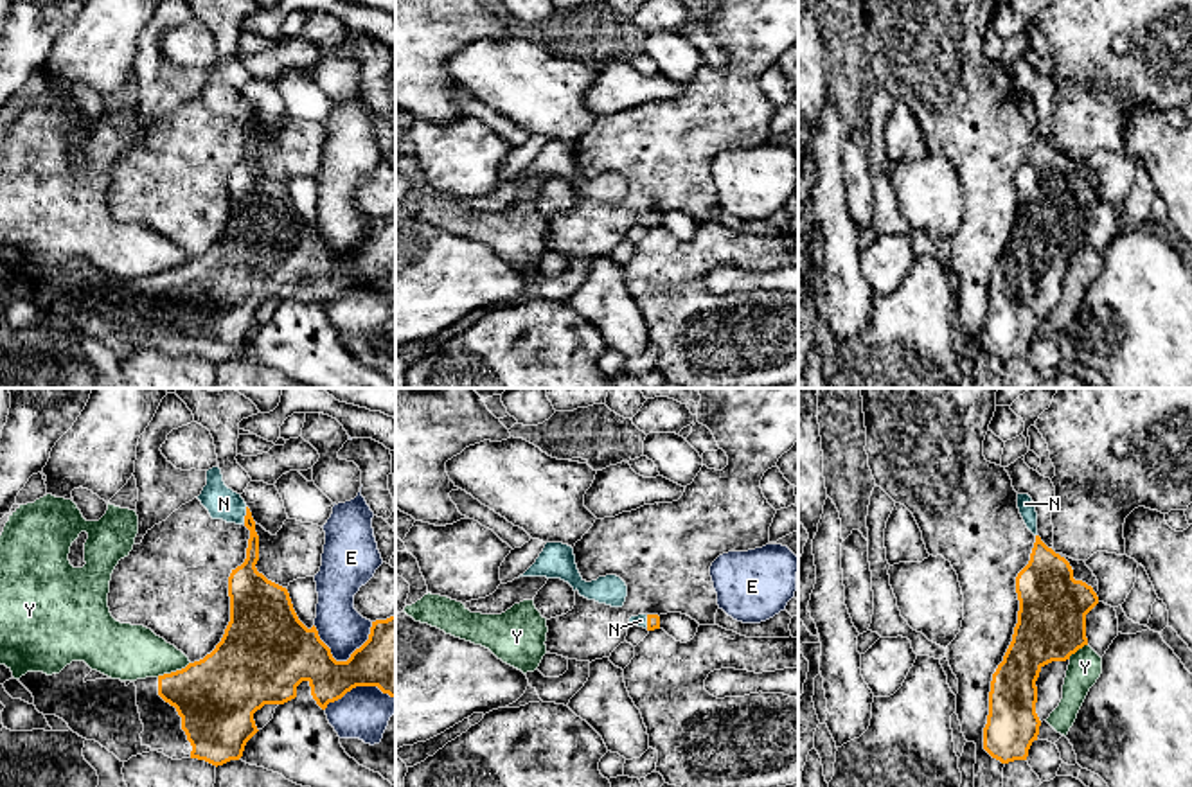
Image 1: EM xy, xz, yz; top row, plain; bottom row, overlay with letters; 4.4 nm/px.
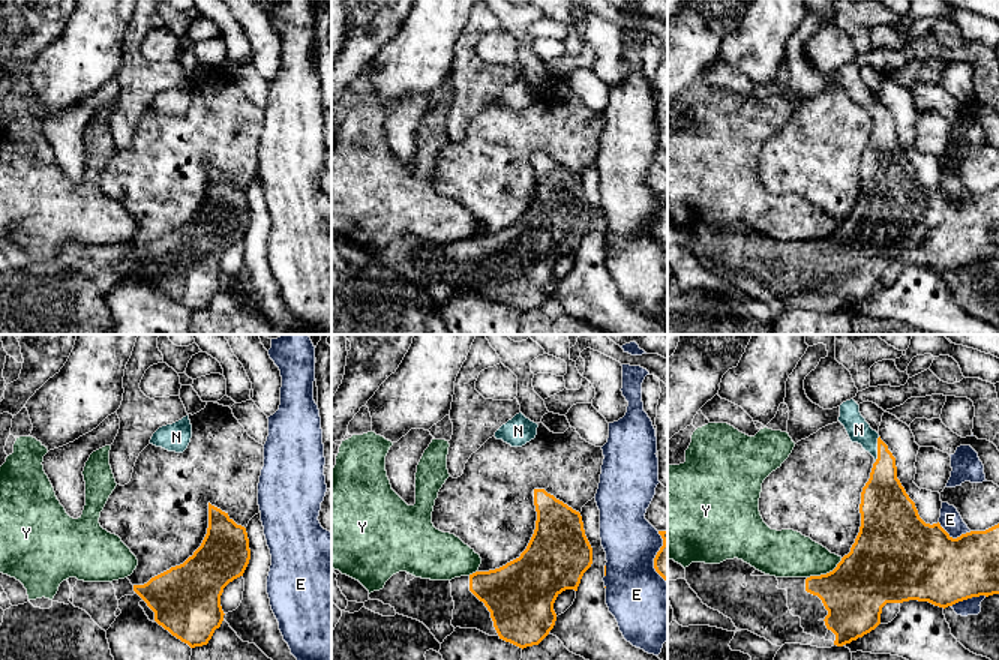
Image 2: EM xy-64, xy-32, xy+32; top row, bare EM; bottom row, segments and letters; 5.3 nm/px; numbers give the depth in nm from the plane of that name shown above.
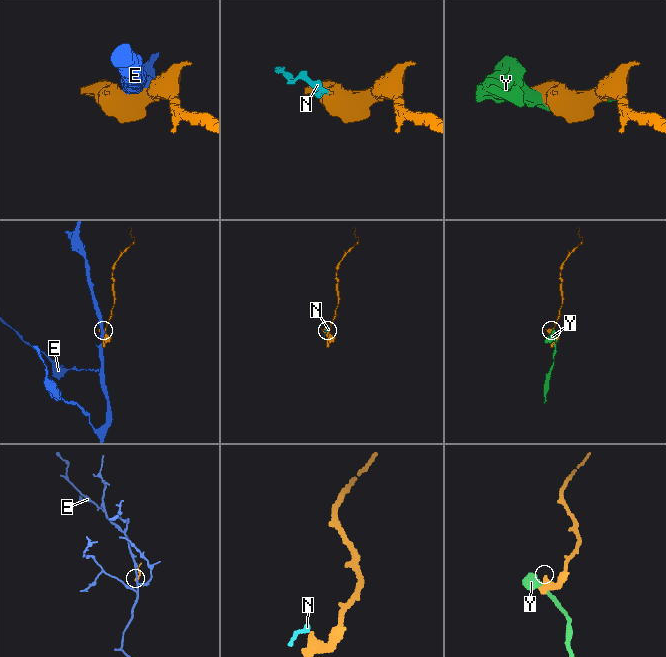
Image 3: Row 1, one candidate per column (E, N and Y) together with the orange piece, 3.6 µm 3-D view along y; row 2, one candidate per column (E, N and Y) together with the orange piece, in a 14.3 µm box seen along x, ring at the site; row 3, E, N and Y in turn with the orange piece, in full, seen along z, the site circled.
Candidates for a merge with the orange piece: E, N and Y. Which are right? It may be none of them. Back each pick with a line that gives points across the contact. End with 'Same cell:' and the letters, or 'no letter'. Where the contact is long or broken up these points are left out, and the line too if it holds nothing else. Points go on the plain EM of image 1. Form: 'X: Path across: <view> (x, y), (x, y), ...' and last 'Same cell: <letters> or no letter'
N: Path across: xy (247, 169), (252, 126), (245, 114), (223, 101)
Same cell: N

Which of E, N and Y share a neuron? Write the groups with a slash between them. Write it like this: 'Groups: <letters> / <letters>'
Groups: E / N / Y

